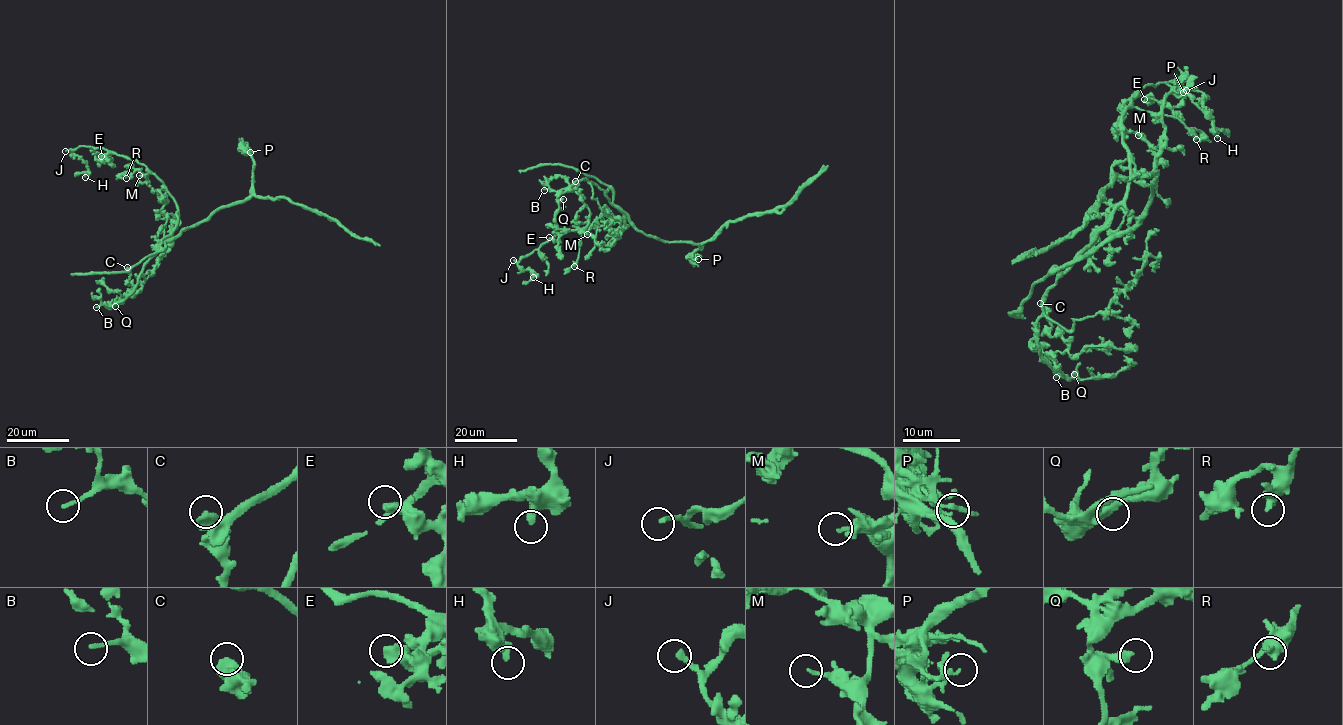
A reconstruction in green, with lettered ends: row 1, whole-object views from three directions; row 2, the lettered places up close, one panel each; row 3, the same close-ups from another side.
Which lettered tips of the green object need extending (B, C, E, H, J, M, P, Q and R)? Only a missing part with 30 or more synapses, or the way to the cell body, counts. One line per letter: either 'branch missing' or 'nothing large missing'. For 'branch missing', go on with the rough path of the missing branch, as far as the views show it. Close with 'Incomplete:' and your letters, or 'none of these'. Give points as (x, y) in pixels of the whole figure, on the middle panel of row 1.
B: branch missing; course (544, 190), (536, 190), (538, 204), (531, 229)
C: nothing large missing
E: nothing large missing
H: nothing large missing
J: branch missing
M: nothing large missing
P: nothing large missing
Q: nothing large missing
R: nothing large missing
Incomplete: B, J

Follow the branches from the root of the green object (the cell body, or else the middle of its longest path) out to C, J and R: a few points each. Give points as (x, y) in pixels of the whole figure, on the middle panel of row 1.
C: (613, 202), (613, 192), (609, 188), (603, 190), (586, 179), (577, 180), (569, 187), (580, 196), (575, 181)
J: (613, 202), (609, 188), (605, 195), (625, 219), (622, 230), (586, 226), (558, 234), (518, 262), (513, 260)
R: (613, 202), (609, 188), (605, 195), (623, 214), (625, 226), (611, 230), (587, 226), (581, 232), (574, 266)

